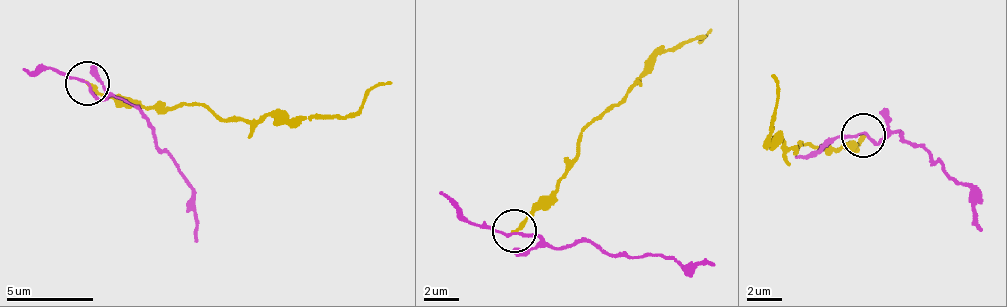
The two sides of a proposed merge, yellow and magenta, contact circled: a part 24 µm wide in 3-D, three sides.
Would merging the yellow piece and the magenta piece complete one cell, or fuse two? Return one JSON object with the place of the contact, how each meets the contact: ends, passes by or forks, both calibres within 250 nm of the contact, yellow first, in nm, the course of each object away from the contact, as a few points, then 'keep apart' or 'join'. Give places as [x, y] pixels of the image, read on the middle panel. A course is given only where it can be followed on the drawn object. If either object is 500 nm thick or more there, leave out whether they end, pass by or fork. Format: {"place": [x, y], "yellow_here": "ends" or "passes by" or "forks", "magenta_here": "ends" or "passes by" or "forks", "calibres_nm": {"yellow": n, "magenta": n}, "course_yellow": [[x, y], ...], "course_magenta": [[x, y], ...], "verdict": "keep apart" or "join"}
{"place": [514, 230], "yellow_here": "ends", "magenta_here": "passes by", "calibres_nm": {"yellow": 240, "magenta": 130}, "course_yellow": [[513, 232], [558, 187], [582, 130], [613, 104], [645, 66], [694, 40], [699, 41], [710, 29]], "course_magenta": [[513, 232], [534, 235], [566, 250], [582, 242], [617, 256], [657, 254], [685, 266], [715, 265]], "verdict": "keep apart"}

